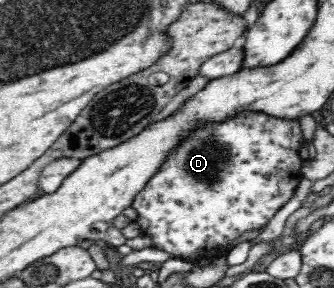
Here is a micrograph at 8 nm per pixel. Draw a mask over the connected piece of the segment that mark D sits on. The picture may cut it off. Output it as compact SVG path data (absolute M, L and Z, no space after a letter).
M240 112L234 114L232 118L224 118L222 122L218 121L200 121L195 124L195 127L188 131L180 140L180 146L174 146L172 150L165 154L163 163L156 169L156 172L144 183L142 189L135 194L130 206L136 210L135 222L137 223L140 236L150 238L151 247L166 252L174 258L182 258L194 263L210 263L218 254L227 254L228 246L236 240L240 240L246 232L253 230L262 230L272 217L282 208L286 206L286 202L292 198L294 191L300 184L302 178L302 164L305 160L305 155L309 150L310 144L307 144L302 131L300 119L285 119L282 117L274 117L270 114L260 114L260 112Z

